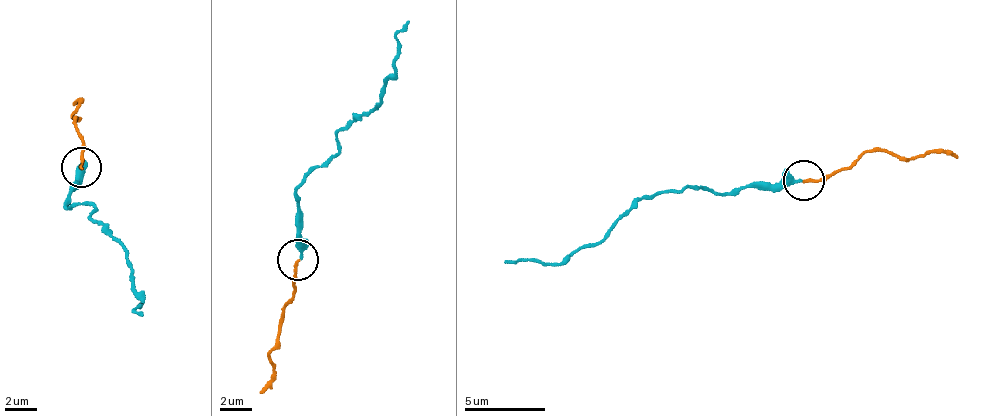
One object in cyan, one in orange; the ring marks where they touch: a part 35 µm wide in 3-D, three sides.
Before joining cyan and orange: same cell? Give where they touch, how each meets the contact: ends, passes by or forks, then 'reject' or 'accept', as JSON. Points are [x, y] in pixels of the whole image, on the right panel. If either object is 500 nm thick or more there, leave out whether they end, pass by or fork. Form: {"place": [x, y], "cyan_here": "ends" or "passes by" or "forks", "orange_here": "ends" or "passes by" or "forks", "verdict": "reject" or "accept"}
{"place": [803, 180], "cyan_here": "passes by", "orange_here": "ends", "verdict": "accept"}

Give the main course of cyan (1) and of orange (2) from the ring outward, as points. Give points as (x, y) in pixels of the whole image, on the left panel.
1: (84, 166), (65, 207), (80, 202), (106, 223), (133, 274), (134, 311), (143, 315)
2: (80, 166), (85, 148), (71, 121), (80, 115), (74, 116), (80, 101), (71, 105)

